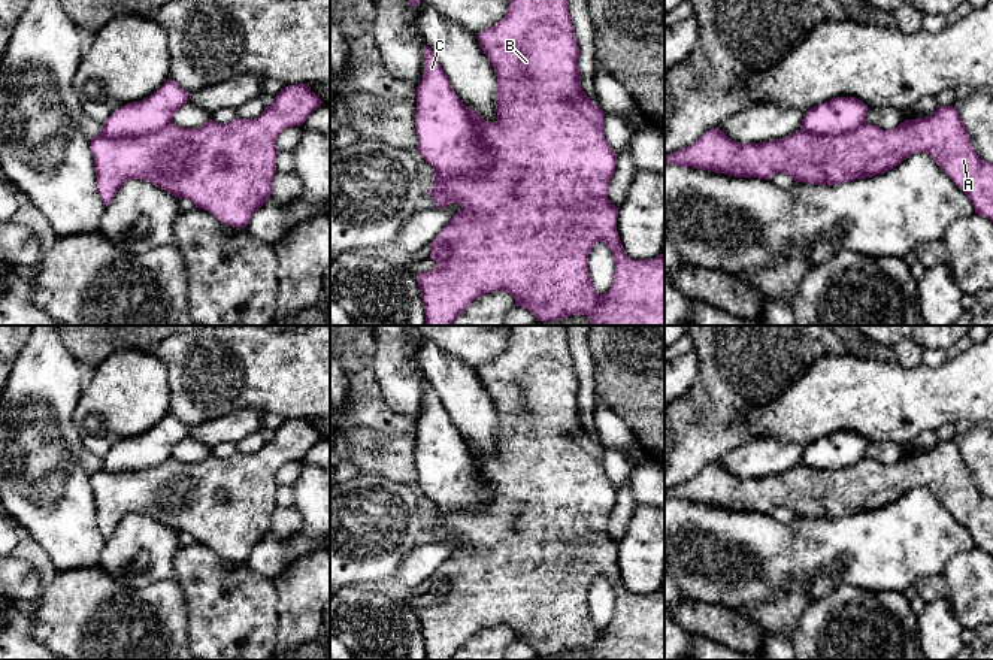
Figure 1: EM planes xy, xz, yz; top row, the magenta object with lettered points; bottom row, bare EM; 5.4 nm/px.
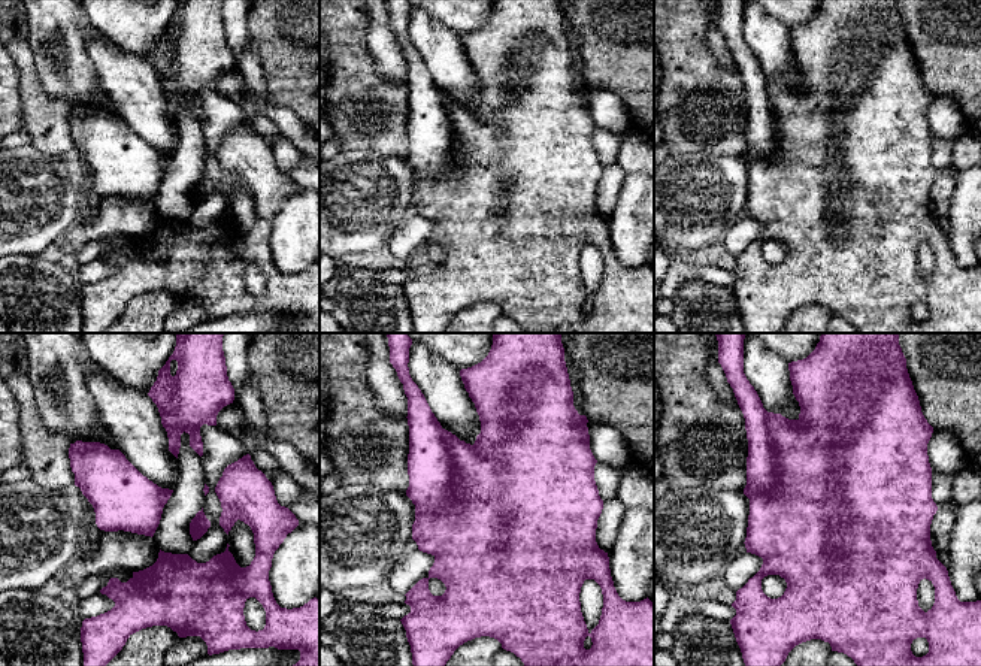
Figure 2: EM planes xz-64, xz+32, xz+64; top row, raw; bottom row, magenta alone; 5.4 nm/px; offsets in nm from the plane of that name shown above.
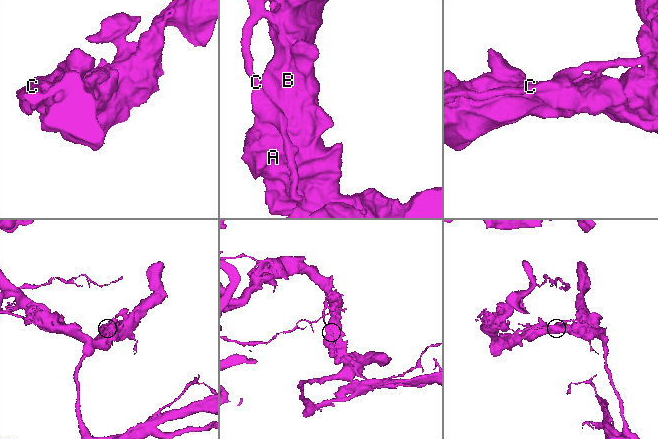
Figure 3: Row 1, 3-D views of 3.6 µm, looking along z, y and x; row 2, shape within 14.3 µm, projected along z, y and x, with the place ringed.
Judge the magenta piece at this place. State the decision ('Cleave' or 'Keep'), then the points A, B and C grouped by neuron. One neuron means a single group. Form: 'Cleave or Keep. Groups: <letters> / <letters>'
Cleave. Groups: A B / C

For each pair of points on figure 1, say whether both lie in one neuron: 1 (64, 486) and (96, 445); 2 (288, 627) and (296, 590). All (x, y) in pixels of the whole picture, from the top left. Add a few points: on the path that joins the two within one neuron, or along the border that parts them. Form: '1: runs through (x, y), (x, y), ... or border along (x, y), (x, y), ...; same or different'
1: border along (73, 420), (82, 448), (87, 453); different
2: runs through (296, 618), (296, 599); same

